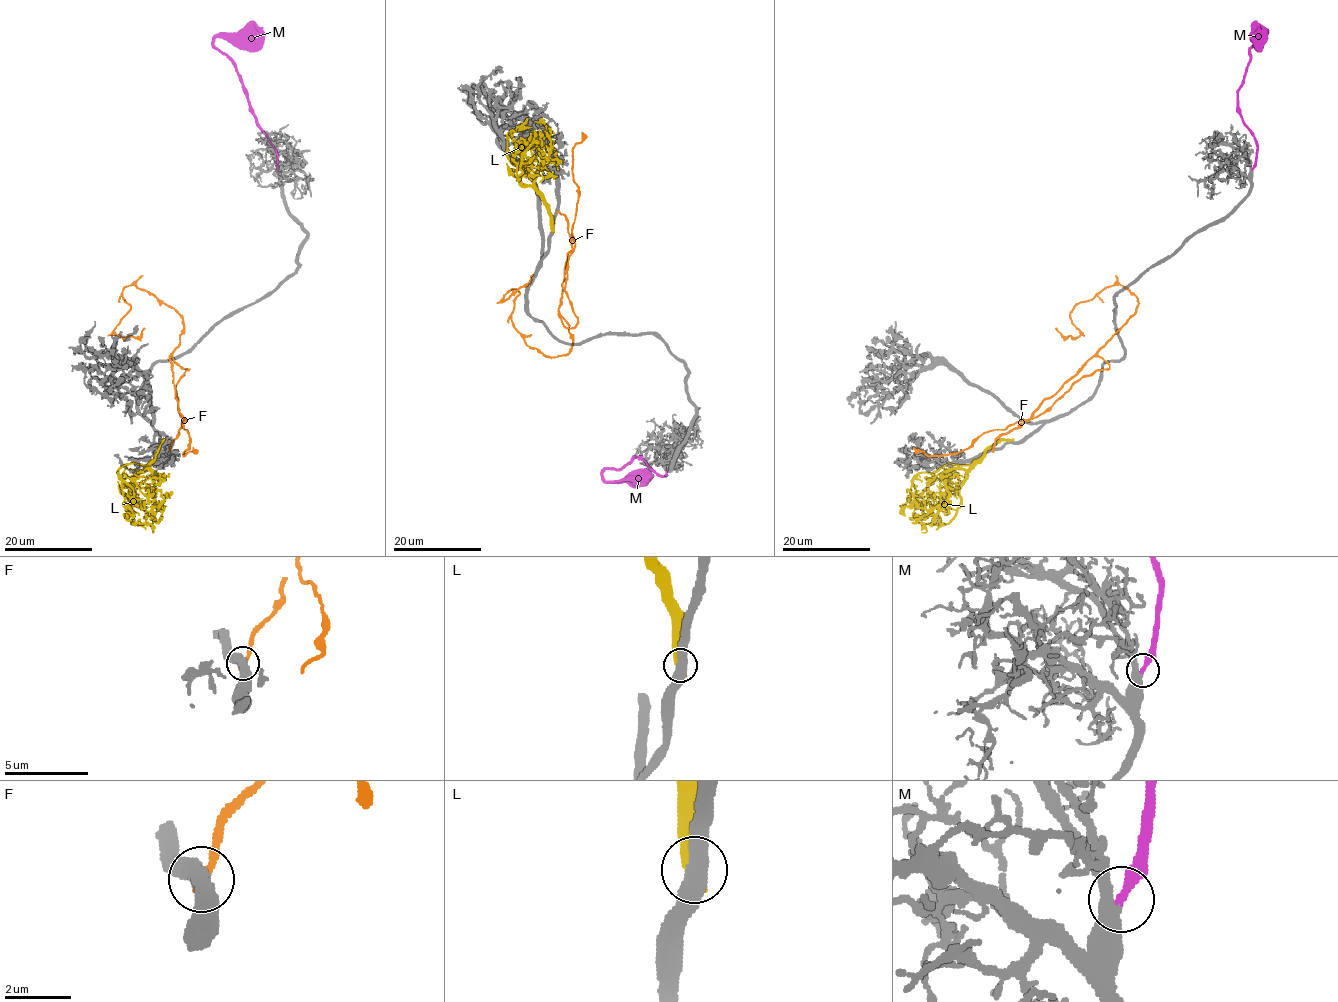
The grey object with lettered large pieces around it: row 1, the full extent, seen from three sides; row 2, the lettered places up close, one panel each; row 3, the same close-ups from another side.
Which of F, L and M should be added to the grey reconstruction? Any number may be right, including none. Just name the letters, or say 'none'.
M

